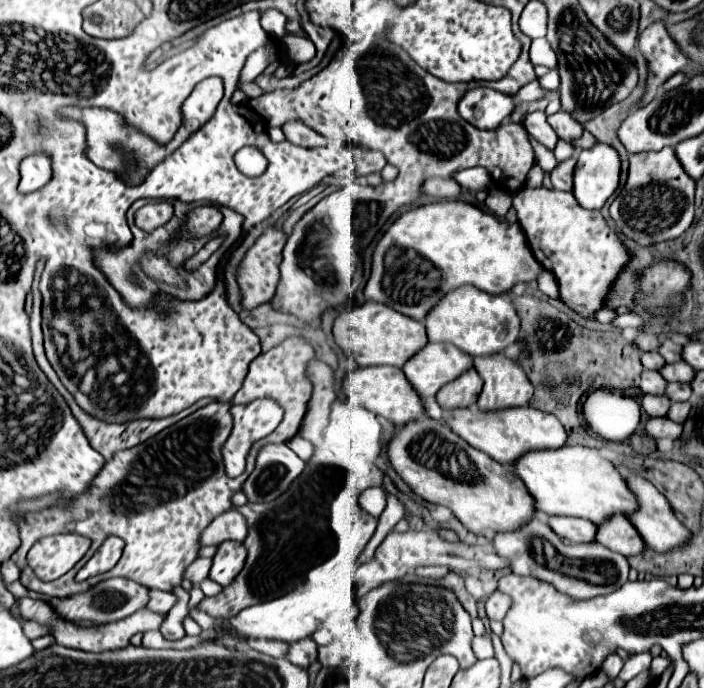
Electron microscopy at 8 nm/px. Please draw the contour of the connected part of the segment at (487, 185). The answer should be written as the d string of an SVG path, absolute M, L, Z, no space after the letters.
M482 167L458 171L458 173L454 175L454 179L456 179L464 189L472 189L472 191L480 191L480 189L496 189L496 185L490 181L492 177L488 177L488 171L482 169Z

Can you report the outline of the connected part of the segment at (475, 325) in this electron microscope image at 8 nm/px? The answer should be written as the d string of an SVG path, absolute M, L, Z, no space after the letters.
M460 287L450 291L424 321L428 341L432 343L452 343L460 351L472 357L488 357L504 353L504 349L518 341L520 337L520 319L514 305L502 295L490 295L474 287Z

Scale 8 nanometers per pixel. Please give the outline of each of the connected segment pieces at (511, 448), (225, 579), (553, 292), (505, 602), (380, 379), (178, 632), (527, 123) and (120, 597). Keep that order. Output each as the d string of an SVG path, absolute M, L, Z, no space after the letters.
M514 407L508 411L494 411L492 415L484 415L482 411L448 411L446 413L446 423L472 447L484 451L490 455L494 461L506 467L514 467L514 463L530 453L530 451L550 451L550 449L560 449L568 441L568 433L564 425L550 413L544 413L540 409L532 407Z
M224 541L212 561L214 563L210 569L210 579L220 583L222 587L228 587L244 567L246 549L238 541Z
M546 271L544 275L540 275L540 279L538 279L538 289L540 289L542 293L546 293L550 299L560 299L558 281L556 281L556 277L554 277L550 271Z
M496 591L492 598L486 602L486 613L492 621L502 621L508 609L510 609L512 601L506 594Z
M360 367L344 381L348 401L352 405L362 405L368 411L392 421L394 425L406 425L410 421L418 421L426 415L422 397L416 393L416 389L408 383L402 369L396 367Z
M176 587L176 593L180 595L180 603L166 615L166 619L160 627L160 633L166 639L182 639L186 635L184 627L182 627L182 619L188 615L188 593L178 587Z
M544 111L528 113L526 119L524 119L524 127L526 127L526 131L528 131L540 145L544 145L546 149L554 151L554 147L556 147L556 143L558 143L558 137L556 137L556 133L552 131L552 127L548 125Z
M108 579L108 581L102 581L98 583L96 587L92 587L90 591L86 593L80 593L80 595L74 595L74 597L68 597L68 599L56 599L56 597L44 597L44 595L38 595L30 589L26 589L20 581L8 585L8 589L14 593L14 597L32 597L32 599L44 599L46 603L52 605L52 609L68 619L68 621L74 621L74 619L94 619L94 621L120 621L132 613L136 613L138 609L144 609L150 601L150 589L132 581L132 579Z

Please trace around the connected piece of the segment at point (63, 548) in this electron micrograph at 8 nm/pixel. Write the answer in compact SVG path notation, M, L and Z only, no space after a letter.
M78 533L40 539L28 551L28 565L42 581L54 581L68 573L90 549L90 539Z

